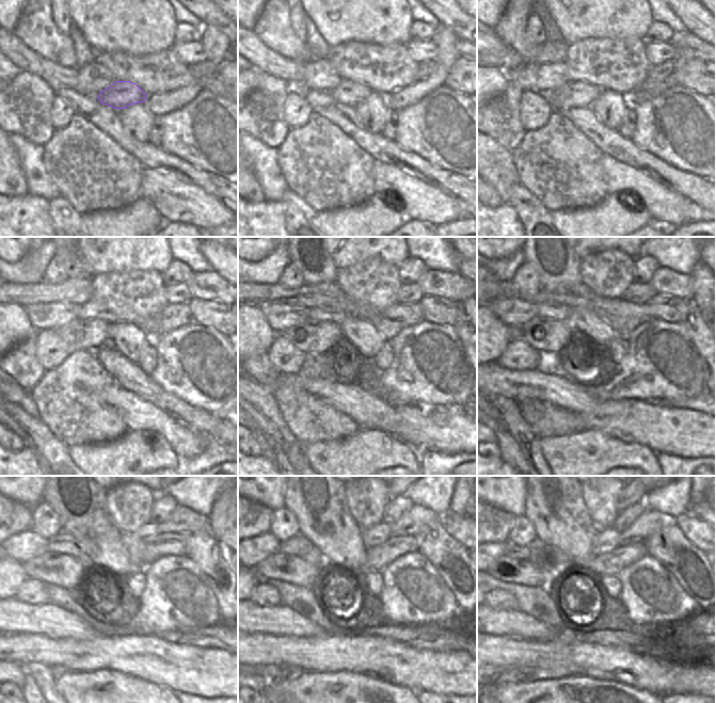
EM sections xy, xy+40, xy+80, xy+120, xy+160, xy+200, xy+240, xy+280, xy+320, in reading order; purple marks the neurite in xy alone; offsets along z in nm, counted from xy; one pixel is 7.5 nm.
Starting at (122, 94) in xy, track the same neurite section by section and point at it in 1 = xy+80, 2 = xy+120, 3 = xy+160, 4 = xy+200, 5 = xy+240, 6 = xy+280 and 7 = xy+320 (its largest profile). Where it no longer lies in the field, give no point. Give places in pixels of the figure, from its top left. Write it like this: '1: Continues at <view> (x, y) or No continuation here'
1: Continues at xy+80 (573, 94)
2: Continues at xy+120 (79, 334)
3: Continues at xy+160 (313, 336)
4: Continues at xy+200 (543, 334)
5: Continues at xy+240 (64, 571)
6: Continues at xy+280 (291, 569)
7: Continues at xy+320 (507, 569)

